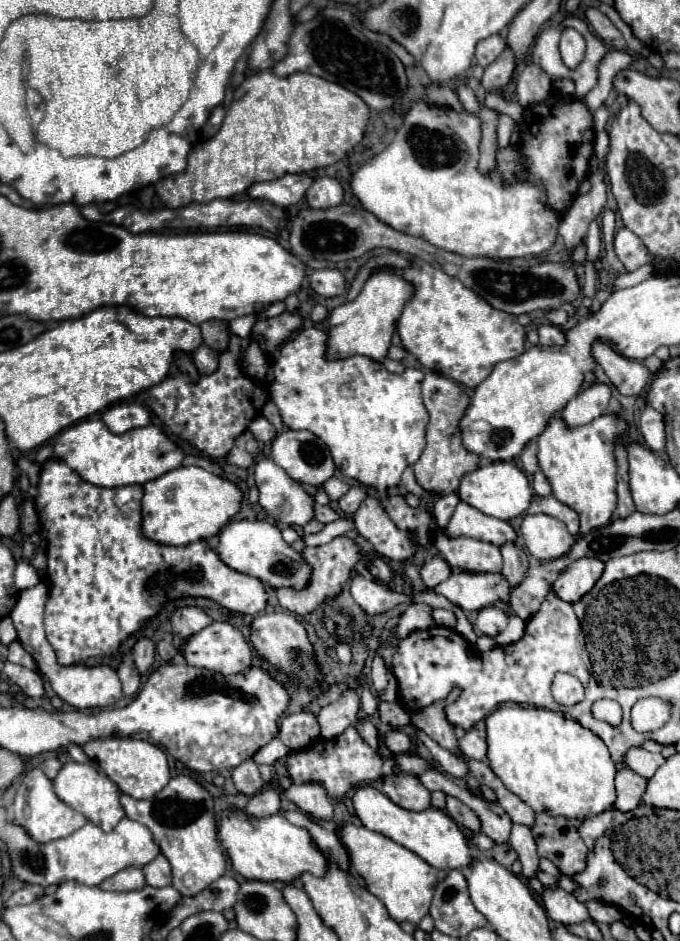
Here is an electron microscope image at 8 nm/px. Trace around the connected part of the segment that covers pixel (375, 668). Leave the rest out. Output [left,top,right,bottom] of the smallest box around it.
[371,651,388,694]

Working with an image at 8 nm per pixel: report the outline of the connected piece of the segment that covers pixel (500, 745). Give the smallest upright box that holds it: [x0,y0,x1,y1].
[487,702,615,819]

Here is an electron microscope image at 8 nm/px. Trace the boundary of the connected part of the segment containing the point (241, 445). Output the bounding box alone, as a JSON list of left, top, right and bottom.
[227,431,263,469]

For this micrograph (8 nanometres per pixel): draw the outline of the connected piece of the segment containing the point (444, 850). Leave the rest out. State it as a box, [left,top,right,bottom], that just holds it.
[353,785,473,869]

